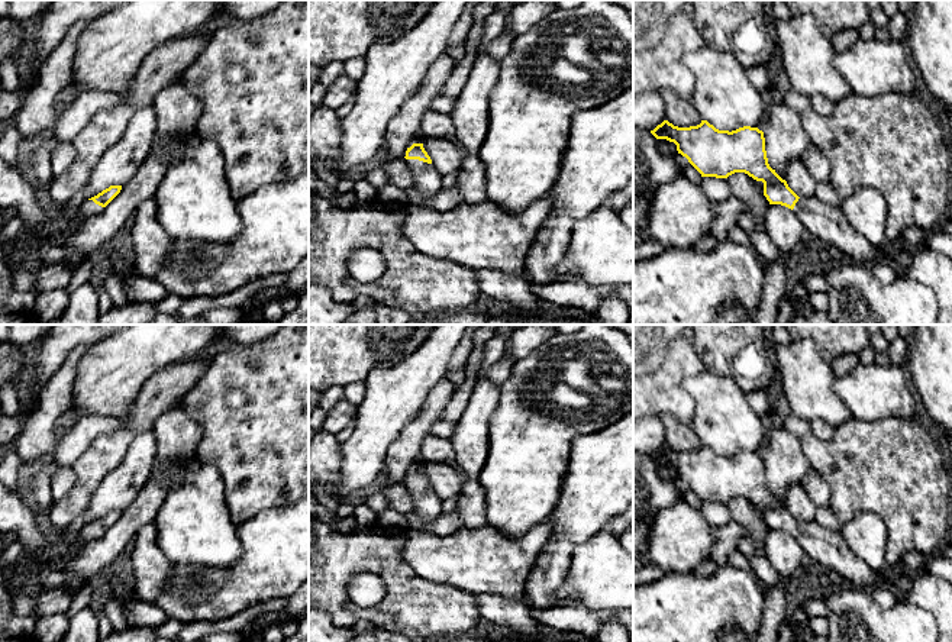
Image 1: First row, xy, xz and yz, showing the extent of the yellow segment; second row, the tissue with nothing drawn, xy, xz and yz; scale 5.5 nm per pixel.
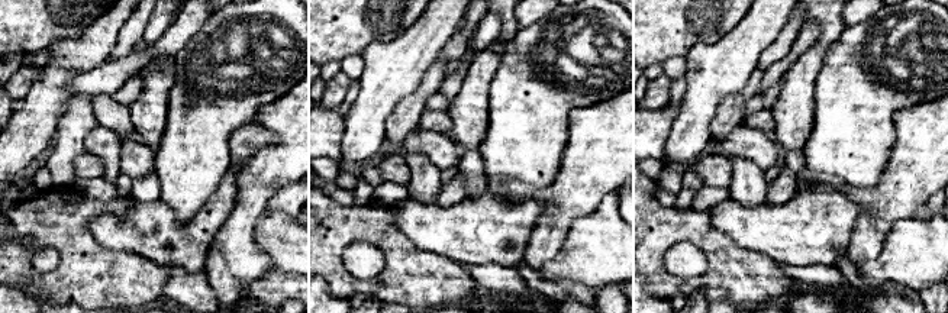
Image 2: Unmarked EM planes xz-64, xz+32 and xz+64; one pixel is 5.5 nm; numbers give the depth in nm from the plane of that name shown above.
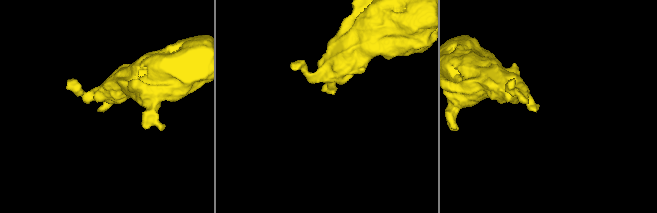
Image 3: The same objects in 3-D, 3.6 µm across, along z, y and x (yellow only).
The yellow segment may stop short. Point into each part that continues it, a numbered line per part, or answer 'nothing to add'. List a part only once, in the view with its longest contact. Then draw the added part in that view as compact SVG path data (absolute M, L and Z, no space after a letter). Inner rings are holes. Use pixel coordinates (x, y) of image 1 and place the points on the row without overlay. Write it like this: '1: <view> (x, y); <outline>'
1: xz (428, 505); M407 484L413 497L413 512L425 522L436 519L442 513L442 500L433 488L419 484Z

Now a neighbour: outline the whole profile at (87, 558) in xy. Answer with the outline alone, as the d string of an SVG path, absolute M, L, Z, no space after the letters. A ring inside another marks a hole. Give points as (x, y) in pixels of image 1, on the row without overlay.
M151 472L146 484L132 504L122 510L120 517L97 539L81 536L64 555L58 570L84 577L87 584L99 584L103 570L117 559L138 530L155 522L167 494L167 483Z

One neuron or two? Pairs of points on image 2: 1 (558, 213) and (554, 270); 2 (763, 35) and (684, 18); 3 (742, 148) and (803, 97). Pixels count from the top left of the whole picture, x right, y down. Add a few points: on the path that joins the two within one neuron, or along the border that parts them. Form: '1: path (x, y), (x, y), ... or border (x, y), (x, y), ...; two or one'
1: border (570, 226), (561, 249), (542, 267), (539, 276); two
2: border (745, 15), (716, 41), (702, 44); two
3: border (770, 135), (780, 145); two

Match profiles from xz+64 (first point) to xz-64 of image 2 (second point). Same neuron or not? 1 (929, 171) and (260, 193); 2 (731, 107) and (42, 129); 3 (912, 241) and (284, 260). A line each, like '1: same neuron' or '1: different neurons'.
1: same neuron
2: different neurons
3: same neuron

